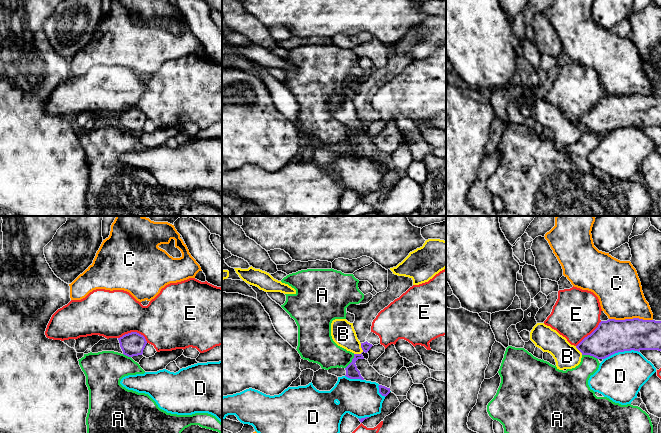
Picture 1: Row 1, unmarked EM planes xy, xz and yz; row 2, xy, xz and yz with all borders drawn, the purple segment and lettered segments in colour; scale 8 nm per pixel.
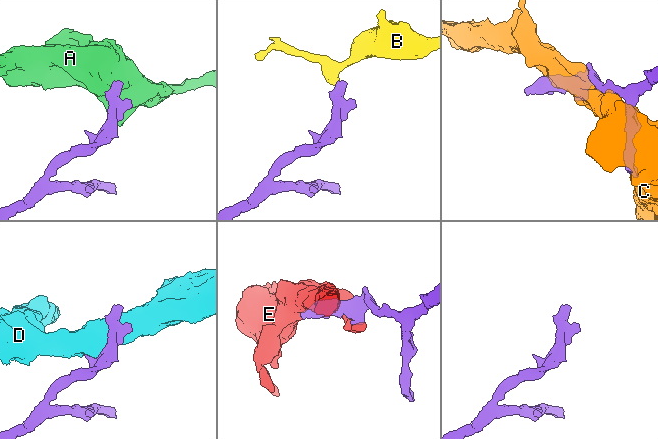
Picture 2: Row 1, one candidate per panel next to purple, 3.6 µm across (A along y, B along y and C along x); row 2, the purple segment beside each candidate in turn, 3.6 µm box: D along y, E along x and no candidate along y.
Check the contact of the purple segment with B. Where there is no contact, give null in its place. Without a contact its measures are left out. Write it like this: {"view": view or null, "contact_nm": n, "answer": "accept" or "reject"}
{"view": "xz", "contact_nm": 110, "answer": "reject"}

